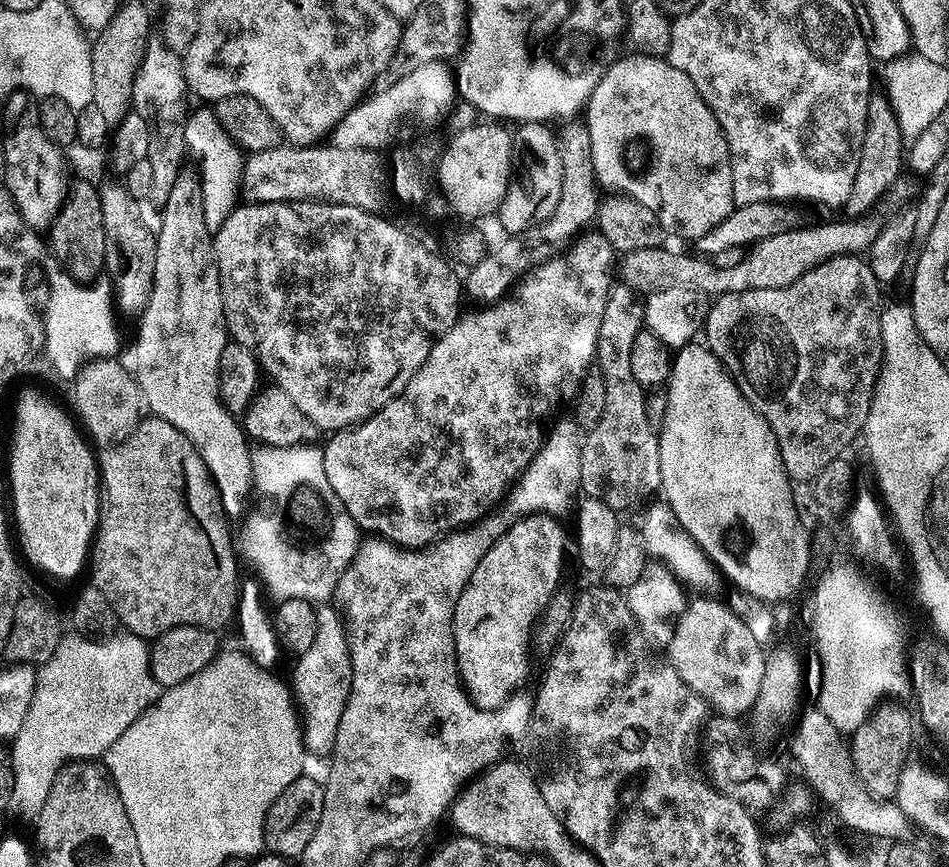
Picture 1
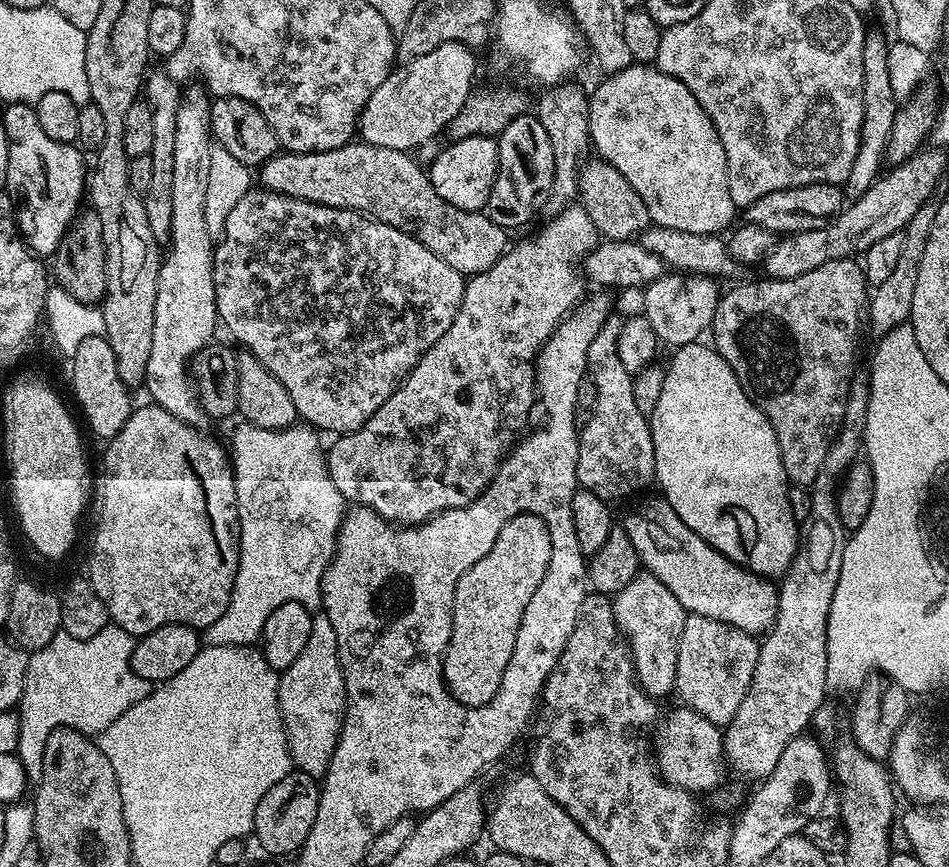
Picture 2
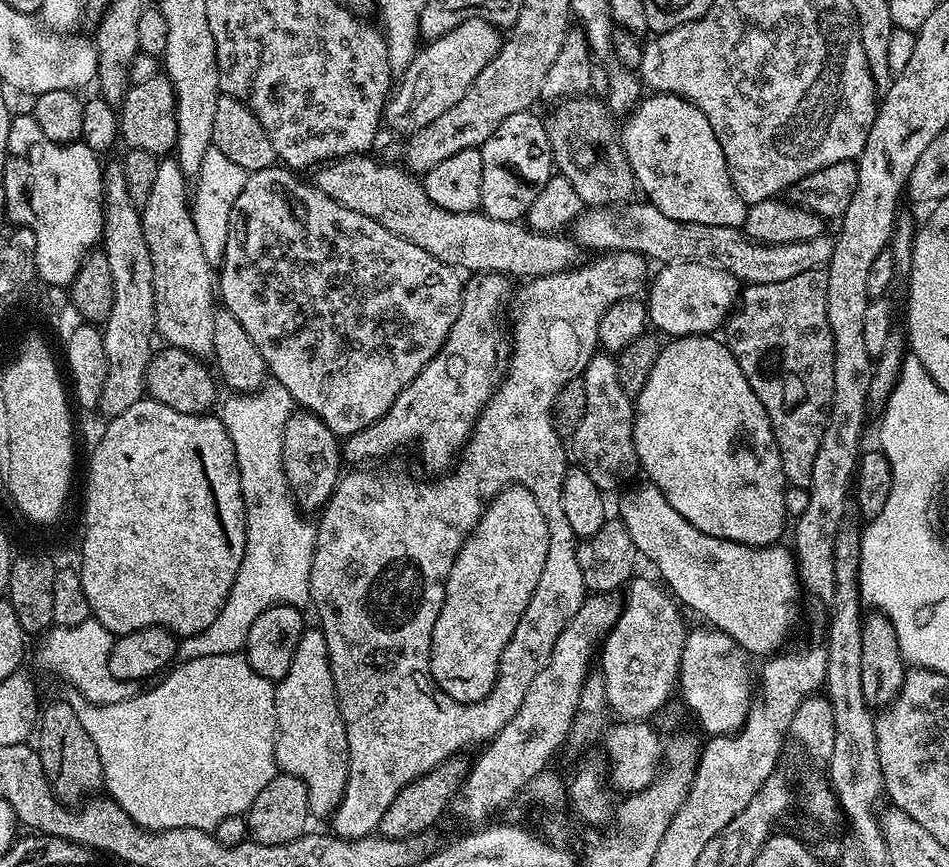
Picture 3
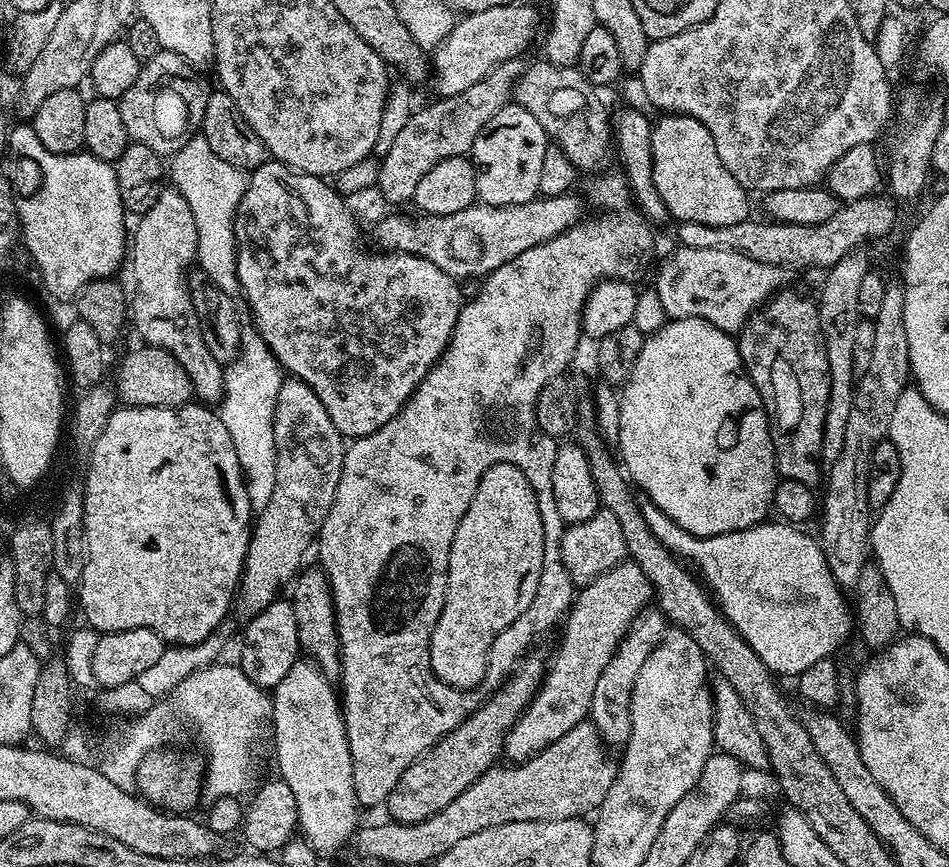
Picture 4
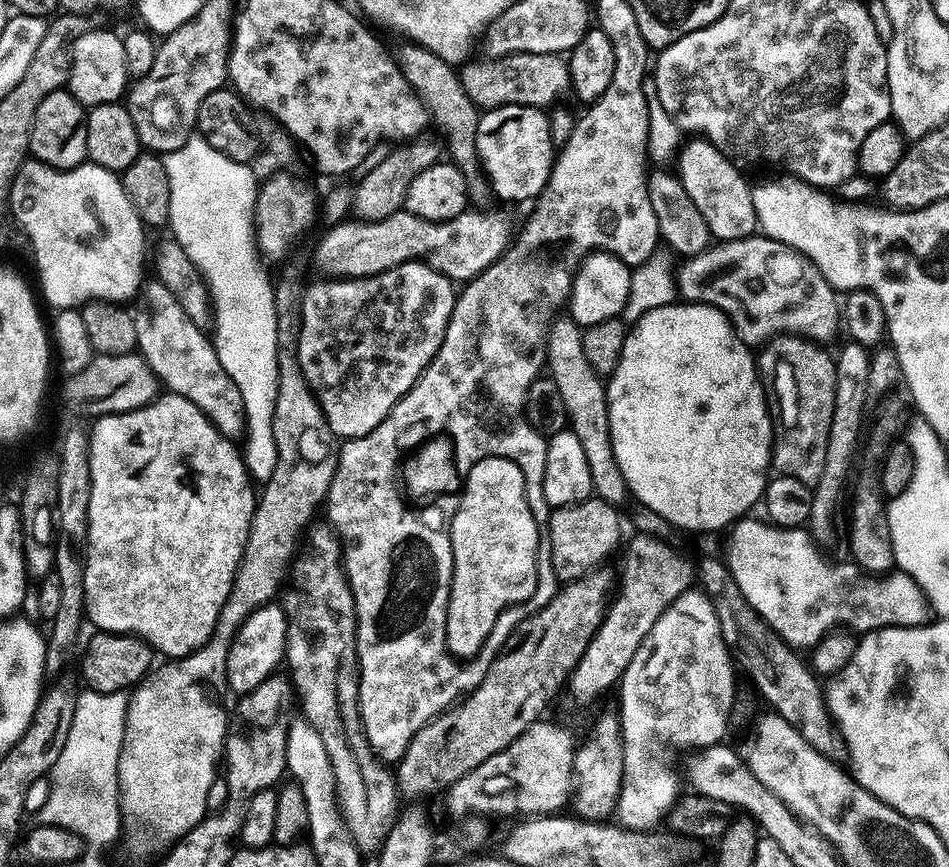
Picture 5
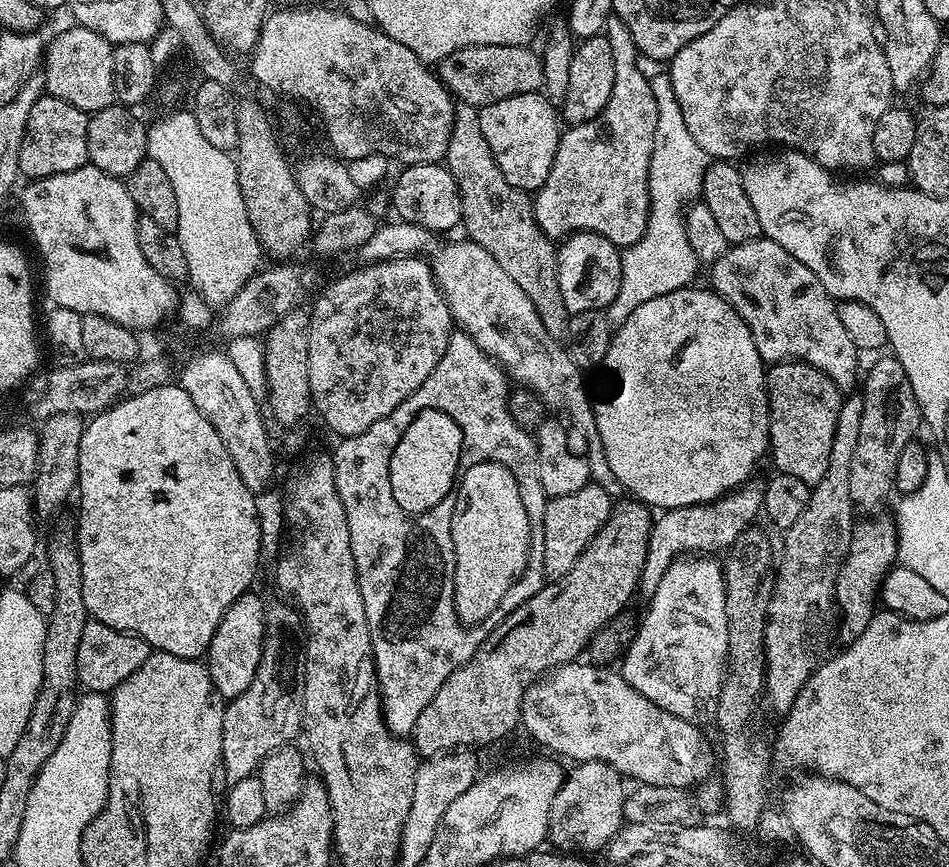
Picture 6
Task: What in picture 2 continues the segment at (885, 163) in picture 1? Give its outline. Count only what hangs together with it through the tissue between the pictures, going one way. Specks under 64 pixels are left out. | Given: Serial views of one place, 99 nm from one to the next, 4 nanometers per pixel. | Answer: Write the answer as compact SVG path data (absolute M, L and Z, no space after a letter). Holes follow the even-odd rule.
M865 31L862 46L862 86L863 90L863 120L860 131L859 150L855 155L845 185L845 197L853 200L860 197L879 179L887 153L890 130L893 129L894 118L898 111L898 98L890 86L890 58L888 57L889 37L880 32Z

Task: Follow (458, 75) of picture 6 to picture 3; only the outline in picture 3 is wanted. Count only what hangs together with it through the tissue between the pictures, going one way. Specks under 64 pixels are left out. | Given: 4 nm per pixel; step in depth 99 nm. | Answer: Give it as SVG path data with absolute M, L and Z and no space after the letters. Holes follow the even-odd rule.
M585 94L575 98L559 101L555 105L552 117L547 117L548 141L552 147L552 162L559 175L570 178L570 186L578 190L578 198L585 206L593 208L610 208L619 206L633 199L632 191L637 191L636 175L632 173L630 162L620 145L618 124L607 103L603 99Z

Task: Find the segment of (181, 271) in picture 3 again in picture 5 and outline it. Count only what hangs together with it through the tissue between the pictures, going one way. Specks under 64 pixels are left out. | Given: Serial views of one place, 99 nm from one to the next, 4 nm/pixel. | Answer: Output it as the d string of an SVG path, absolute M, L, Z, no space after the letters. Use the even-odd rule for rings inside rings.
M157 278L149 279L141 287L139 300L140 305L134 308L136 347L144 361L171 395L194 402L223 436L233 442L239 441L244 436L242 394L238 386L234 386L234 378L222 370L222 362L218 362L216 348L205 329L194 326L186 310L178 306L178 298L174 298Z

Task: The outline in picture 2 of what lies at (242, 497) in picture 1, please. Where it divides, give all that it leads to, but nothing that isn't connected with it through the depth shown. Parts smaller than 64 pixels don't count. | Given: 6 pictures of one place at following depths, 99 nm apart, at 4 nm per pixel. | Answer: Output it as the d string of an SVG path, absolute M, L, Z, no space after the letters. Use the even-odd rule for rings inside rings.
M188 86L183 89L174 134L174 190L172 191L174 214L170 218L172 230L158 274L158 298L154 302L154 334L150 342L150 362L146 362L143 382L143 387L148 388L149 394L152 395L149 396L151 403L157 404L162 410L193 426L199 425L201 423L199 420L203 421L205 415L204 409L200 406L200 399L196 397L189 365L197 352L213 343L215 336L212 335L215 334L216 328L218 329L212 273L214 238L206 226L206 186L210 186L210 154L214 147L210 122L211 108L212 100L203 87Z

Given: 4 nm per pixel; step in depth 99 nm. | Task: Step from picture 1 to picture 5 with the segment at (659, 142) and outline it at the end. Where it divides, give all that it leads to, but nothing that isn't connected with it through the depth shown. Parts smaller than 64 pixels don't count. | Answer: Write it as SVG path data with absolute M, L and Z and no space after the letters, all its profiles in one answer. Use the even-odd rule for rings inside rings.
M692 138L683 145L678 152L680 170L678 177L680 184L690 196L690 202L698 208L698 214L710 226L713 237L717 241L741 240L753 235L757 231L754 202L752 201L753 185L743 171L728 161L727 156L715 148L709 140Z

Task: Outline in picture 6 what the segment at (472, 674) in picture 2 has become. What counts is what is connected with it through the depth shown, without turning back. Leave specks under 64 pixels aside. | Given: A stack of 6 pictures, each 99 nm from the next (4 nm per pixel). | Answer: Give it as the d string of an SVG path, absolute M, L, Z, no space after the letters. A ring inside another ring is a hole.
M478 462L460 473L460 482L456 485L452 510L452 549L456 565L454 566L454 606L456 617L465 626L483 624L502 602L502 594L519 580L528 562L530 546L530 524L522 498L518 498L516 476L498 462Z

